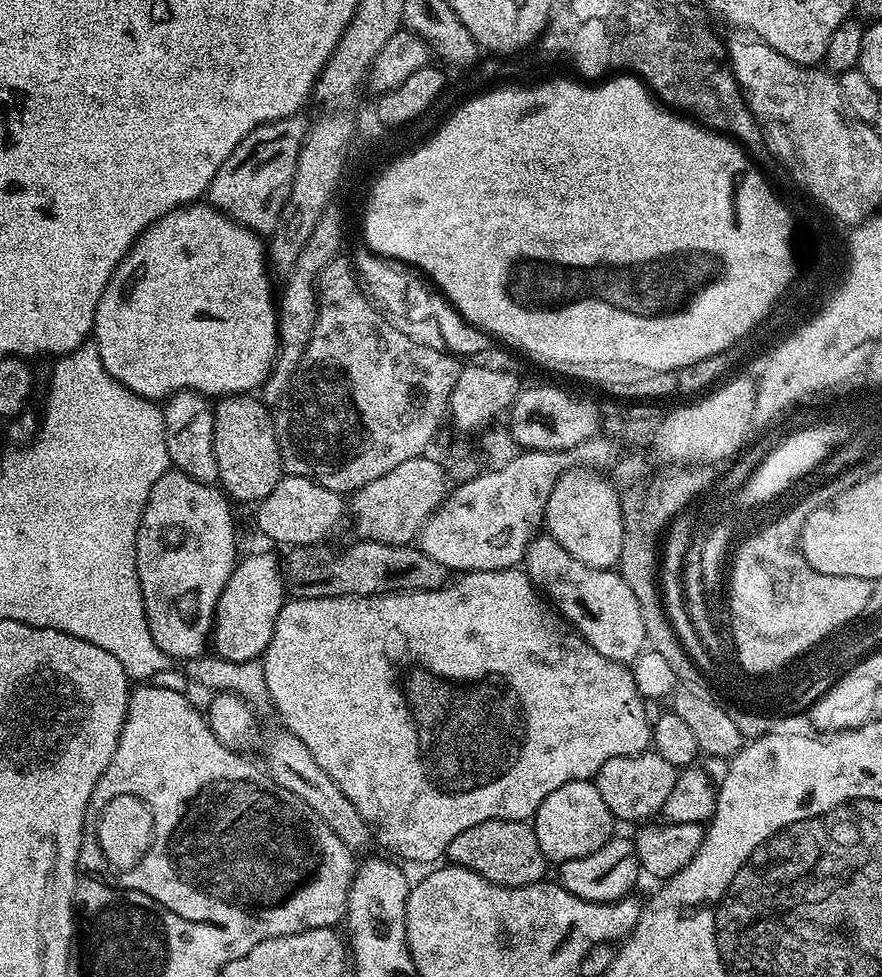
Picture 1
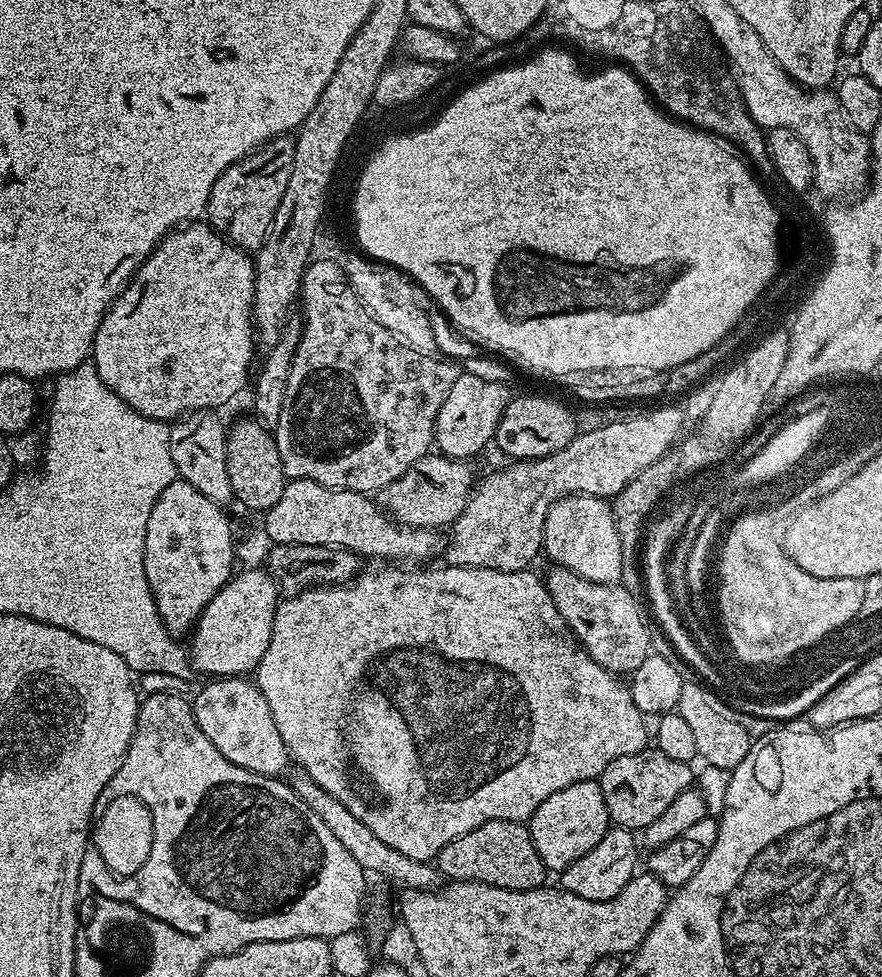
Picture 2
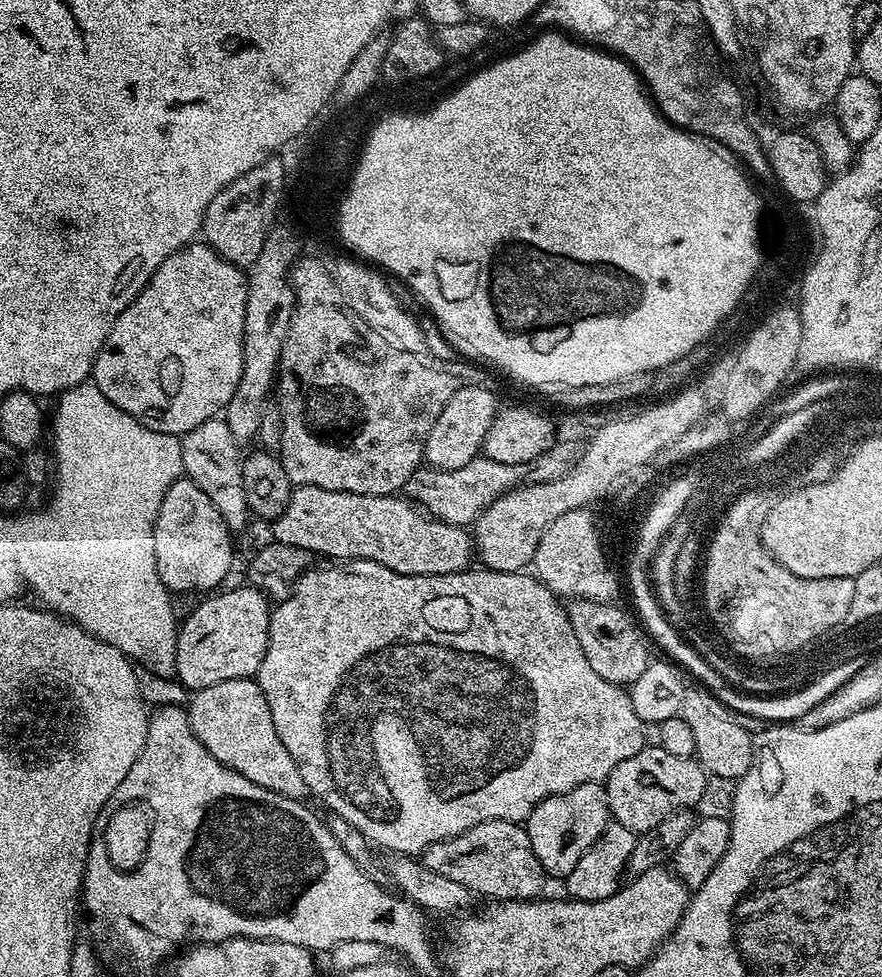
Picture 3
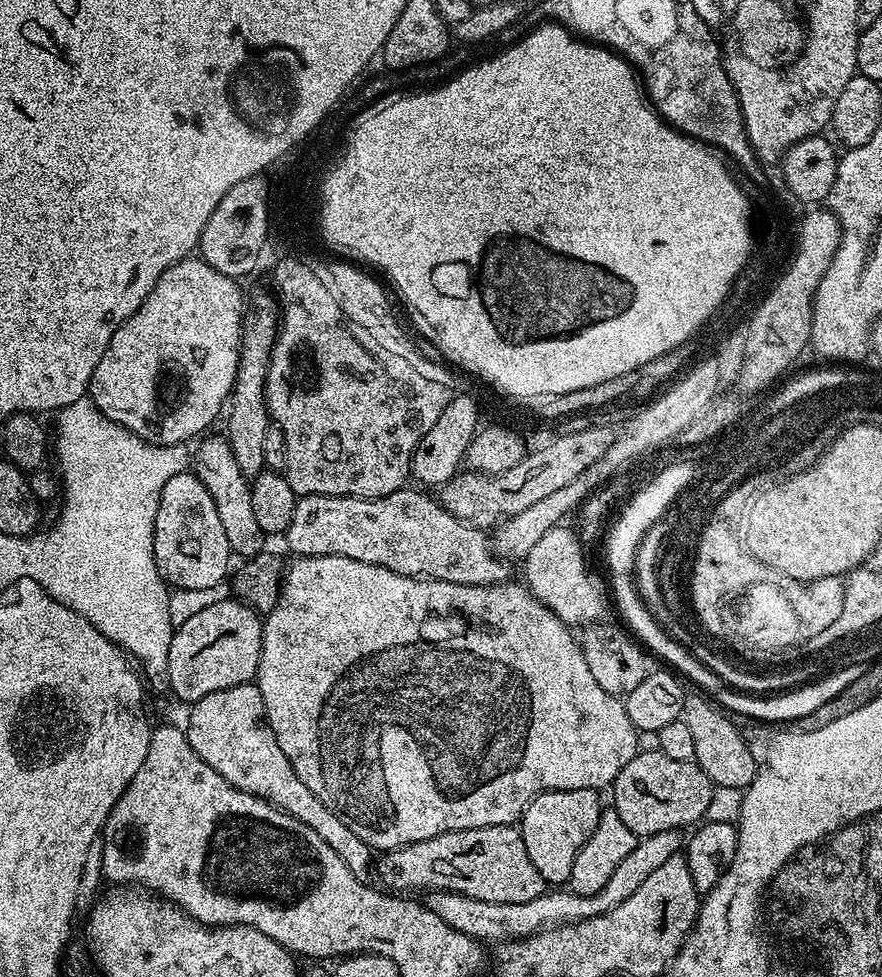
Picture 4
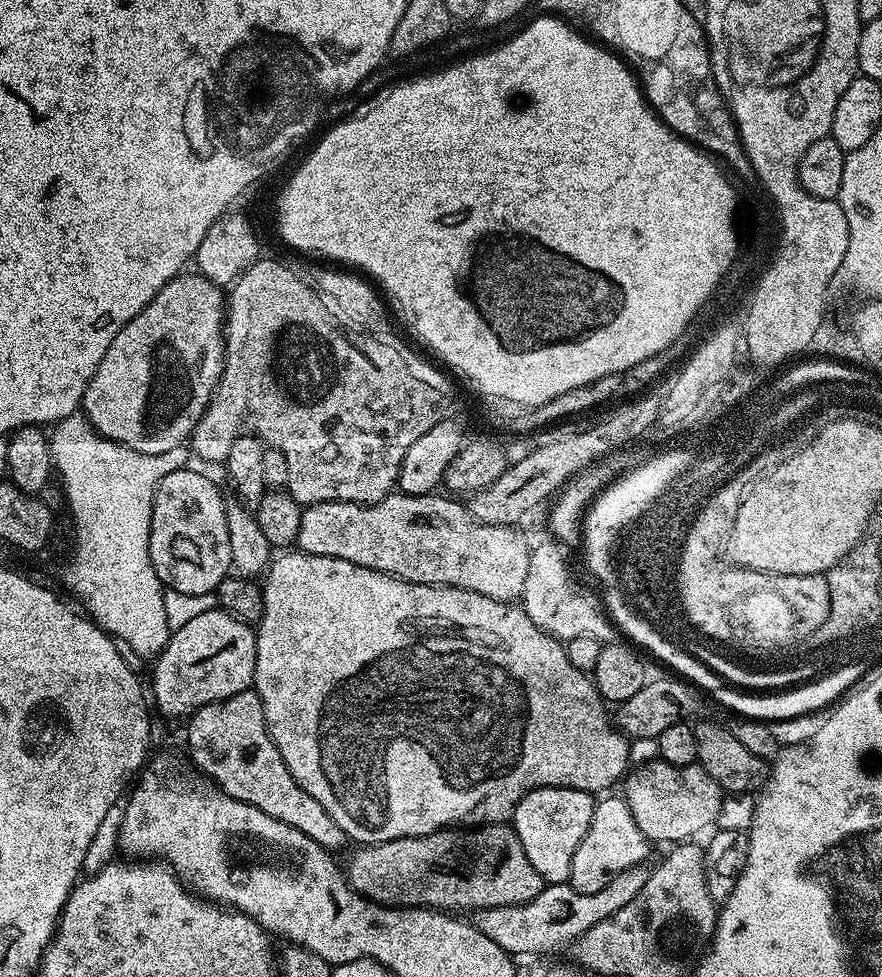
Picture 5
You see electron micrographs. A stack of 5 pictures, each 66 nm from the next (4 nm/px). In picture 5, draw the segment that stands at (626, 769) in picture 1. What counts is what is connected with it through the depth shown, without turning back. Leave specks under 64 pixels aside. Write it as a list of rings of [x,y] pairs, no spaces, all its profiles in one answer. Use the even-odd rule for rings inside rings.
[[[659,758],[633,767],[623,781],[622,795],[630,806],[630,814],[634,814],[634,822],[638,822],[638,830],[650,842],[691,841],[703,828],[713,827],[711,824],[719,818],[726,799],[724,789],[699,763],[679,768]]]

